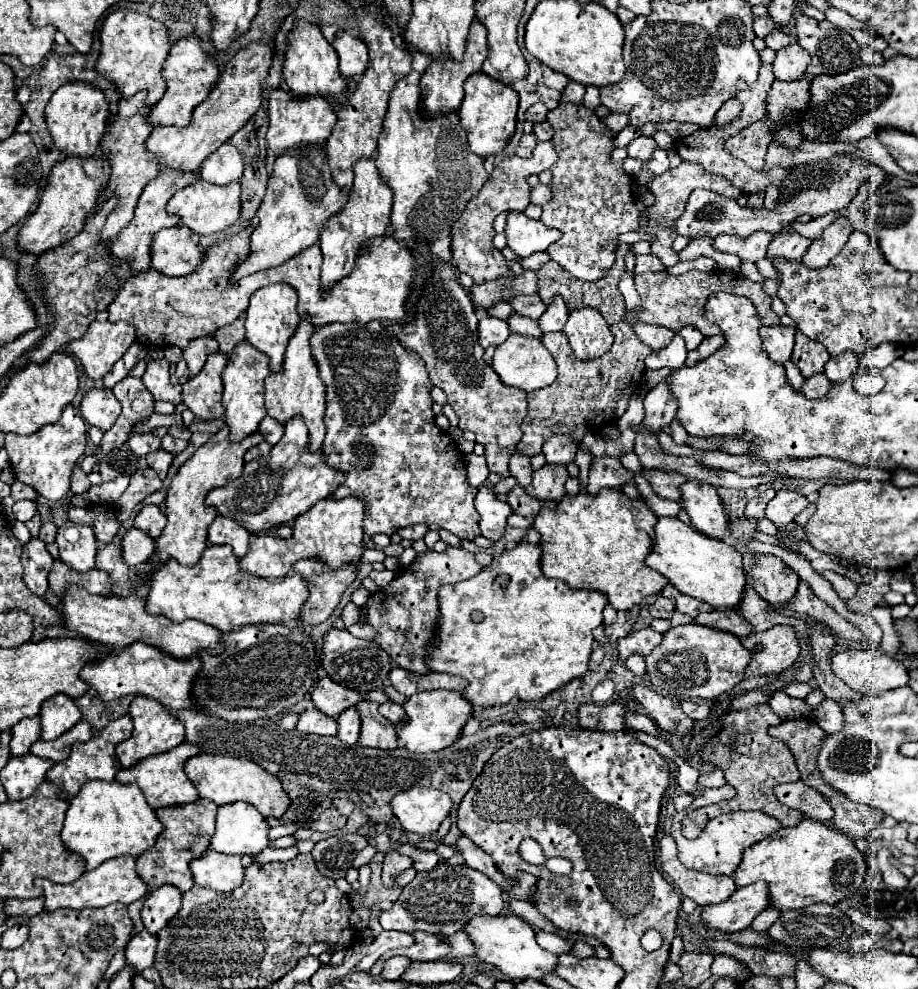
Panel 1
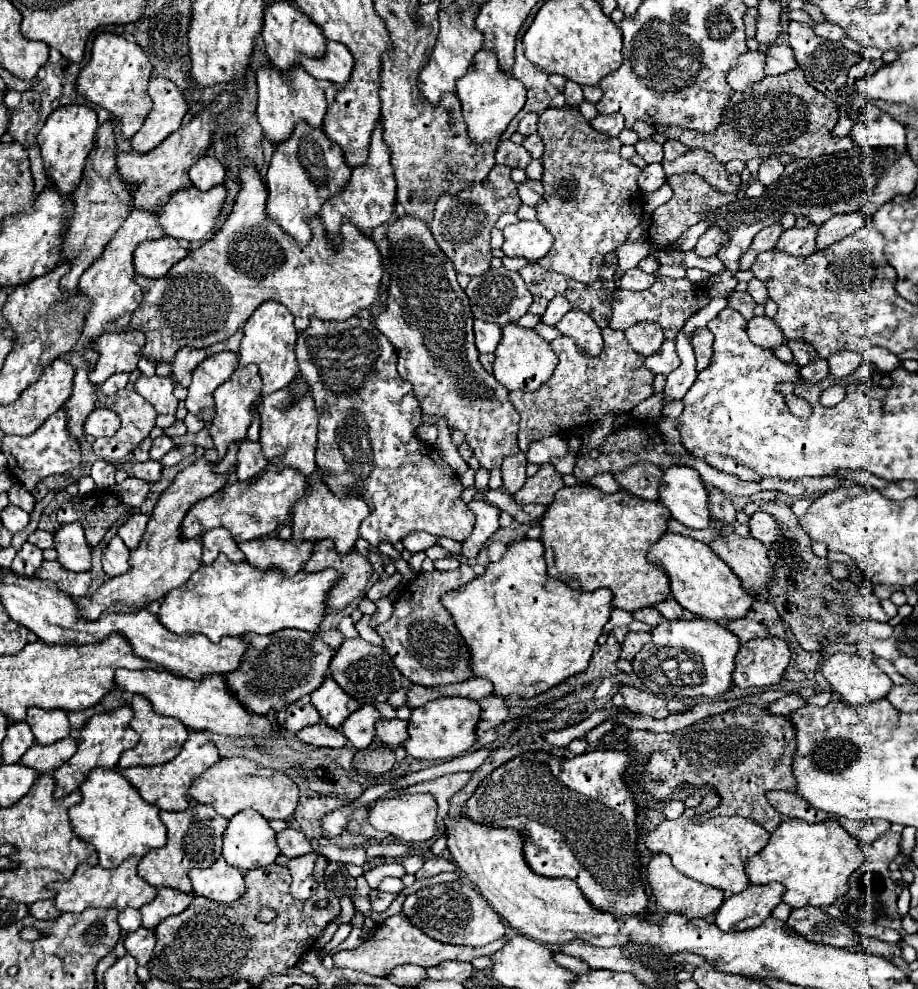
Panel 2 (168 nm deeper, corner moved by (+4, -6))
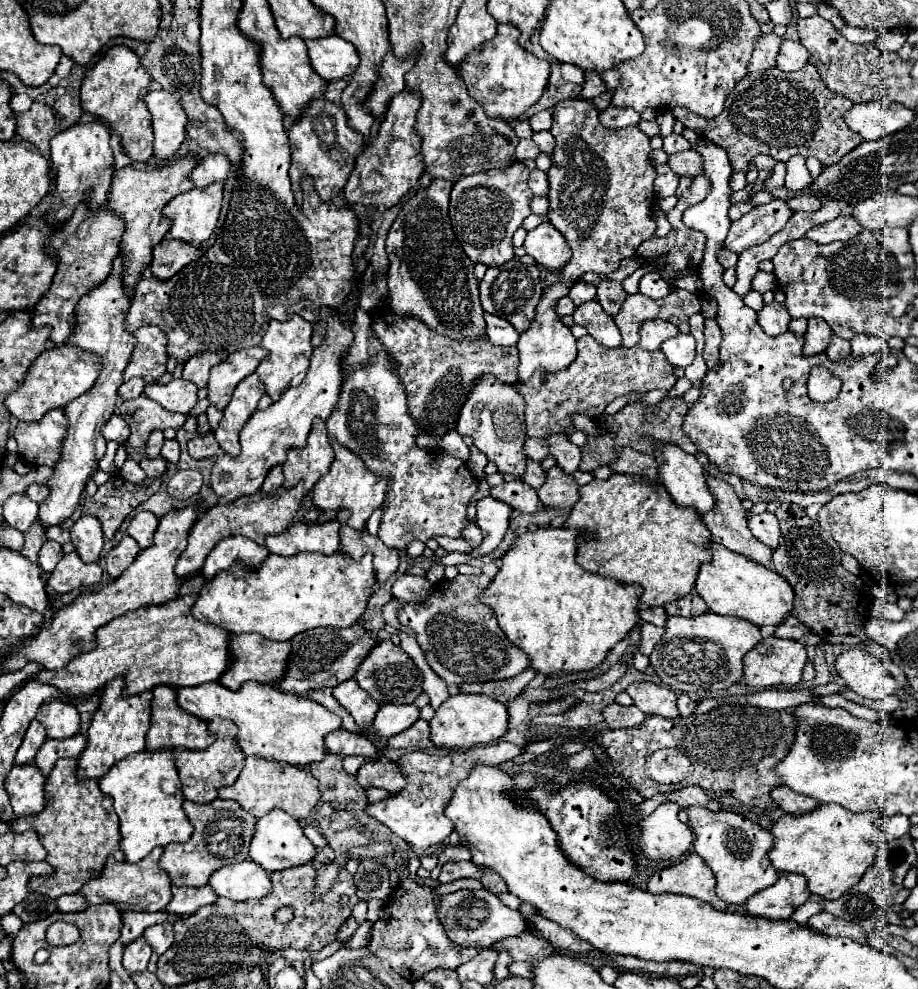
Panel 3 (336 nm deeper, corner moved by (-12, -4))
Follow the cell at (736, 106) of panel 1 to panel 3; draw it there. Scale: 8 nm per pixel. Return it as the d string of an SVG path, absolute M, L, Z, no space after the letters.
M806 65L796 73L784 73L780 69L746 75L732 95L728 95L724 111L716 119L698 117L682 107L676 107L672 115L688 129L696 131L702 139L722 147L734 171L746 171L748 161L764 153L776 161L788 161L794 155L816 157L822 165L838 163L848 151L856 149L864 139L844 123L844 113L854 103L834 91L830 91L820 79L814 65Z

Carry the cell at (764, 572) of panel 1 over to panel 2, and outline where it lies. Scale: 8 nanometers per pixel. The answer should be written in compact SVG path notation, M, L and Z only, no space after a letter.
M710 519L710 525L720 531L720 535L710 543L712 551L740 577L744 589L760 595L768 585L768 577L772 575L766 545L760 545L760 541L754 537L736 535L734 527L728 523Z

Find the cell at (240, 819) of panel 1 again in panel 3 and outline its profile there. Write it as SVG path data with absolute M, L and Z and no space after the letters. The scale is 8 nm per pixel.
M272 809L268 815L264 815L256 821L256 835L252 837L252 843L250 843L250 859L254 863L258 863L260 867L264 867L268 873L304 865L314 859L314 851L316 851L314 845L302 833L300 823L292 815L288 815L280 809Z

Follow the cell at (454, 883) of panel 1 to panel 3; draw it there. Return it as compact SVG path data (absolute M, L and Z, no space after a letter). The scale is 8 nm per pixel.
M462 889L450 895L442 895L436 903L436 909L438 909L438 919L446 929L446 935L460 947L484 947L486 949L492 943L504 937L520 935L526 929L526 921L520 917L520 913L506 907L496 895L492 895L486 889L478 889L478 891Z

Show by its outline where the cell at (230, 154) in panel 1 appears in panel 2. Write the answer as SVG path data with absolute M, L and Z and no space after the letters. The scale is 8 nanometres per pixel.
M206 155L192 165L188 175L194 187L198 187L200 191L208 191L210 187L220 185L224 181L224 171L224 165L214 155Z

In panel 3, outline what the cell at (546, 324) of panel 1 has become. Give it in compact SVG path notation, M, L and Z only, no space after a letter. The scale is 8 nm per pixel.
M582 281L576 283L576 285L570 289L570 293L568 293L568 297L574 301L576 307L580 307L580 305L586 303L586 301L592 301L594 295L596 295L596 287L592 287L592 285L588 285L588 283L582 283Z

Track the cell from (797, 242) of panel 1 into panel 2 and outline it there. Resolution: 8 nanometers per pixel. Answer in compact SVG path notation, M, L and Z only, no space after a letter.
M808 223L802 229L792 227L782 233L776 249L790 253L794 257L812 255L812 253L816 253L816 233L818 233L818 225L812 225L812 223Z

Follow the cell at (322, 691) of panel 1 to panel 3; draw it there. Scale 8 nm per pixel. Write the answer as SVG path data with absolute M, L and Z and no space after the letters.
M348 679L348 681L340 683L338 687L332 689L332 695L354 717L356 725L362 731L370 729L380 705L374 699L370 699L364 689L360 689L356 679Z

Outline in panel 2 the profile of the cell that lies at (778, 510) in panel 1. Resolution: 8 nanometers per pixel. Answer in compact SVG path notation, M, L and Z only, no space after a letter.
M754 513L748 521L748 527L750 527L750 535L762 541L764 545L772 543L772 537L776 537L778 533L778 525L776 521L772 521L772 517L768 517L768 513Z

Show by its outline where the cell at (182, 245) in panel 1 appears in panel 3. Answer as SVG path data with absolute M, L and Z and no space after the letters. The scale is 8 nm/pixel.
M160 241L154 247L152 253L152 263L150 263L150 271L158 277L158 279L170 279L172 275L176 275L184 265L188 265L190 261L196 261L202 255L202 251L186 241Z

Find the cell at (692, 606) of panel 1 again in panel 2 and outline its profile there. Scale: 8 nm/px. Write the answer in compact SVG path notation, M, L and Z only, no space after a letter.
M674 599L662 601L662 603L654 605L654 607L660 611L660 615L662 615L664 619L694 619L694 617L696 617L694 613L686 611L684 607L680 607L680 605L678 605Z

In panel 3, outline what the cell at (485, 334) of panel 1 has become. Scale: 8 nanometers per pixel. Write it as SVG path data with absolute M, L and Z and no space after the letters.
M486 313L484 319L486 319L486 327L488 327L486 335L494 345L502 345L502 347L516 345L518 331L506 319L500 319L500 317L490 315L490 313Z

